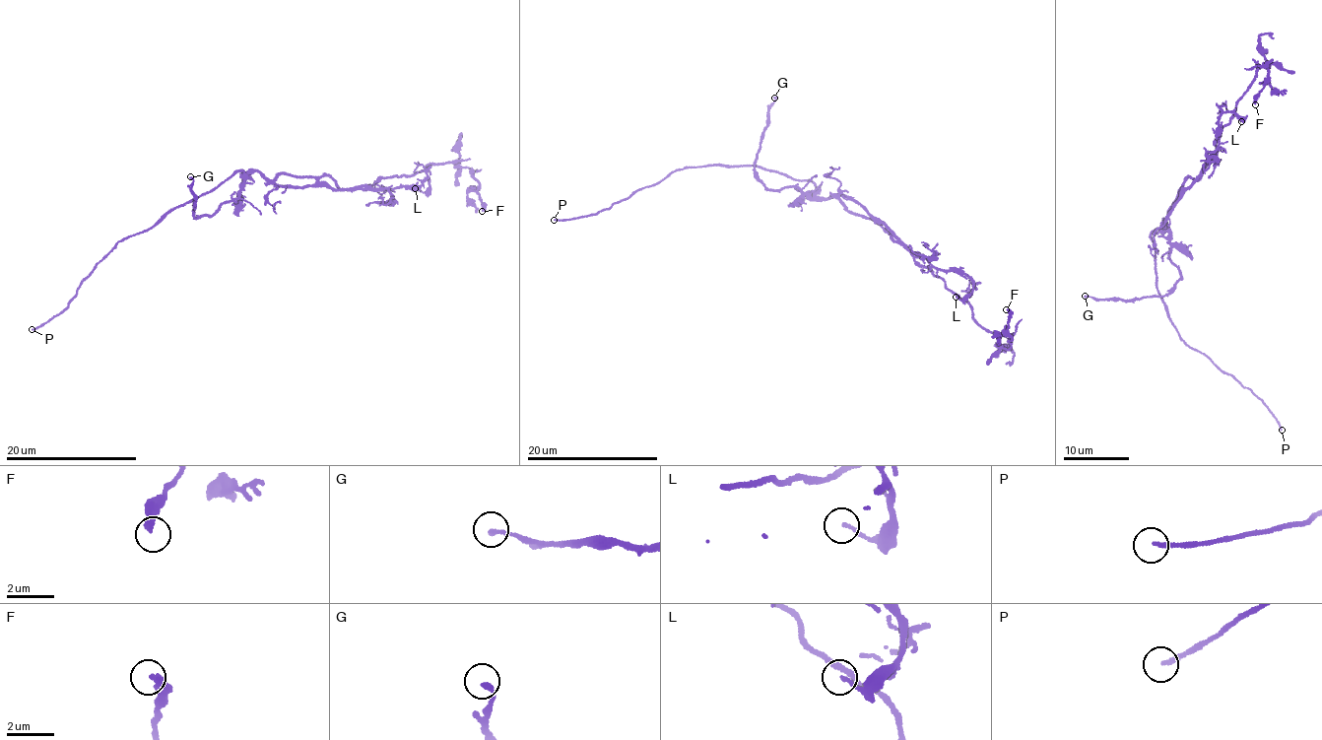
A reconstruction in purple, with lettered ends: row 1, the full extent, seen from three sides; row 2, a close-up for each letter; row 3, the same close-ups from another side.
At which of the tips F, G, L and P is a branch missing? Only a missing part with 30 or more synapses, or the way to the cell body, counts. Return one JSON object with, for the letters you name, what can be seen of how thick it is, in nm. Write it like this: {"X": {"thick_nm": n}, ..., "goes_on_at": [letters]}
{"P": {"thick_nm": 170}, "goes_on_at": ["P"]}

